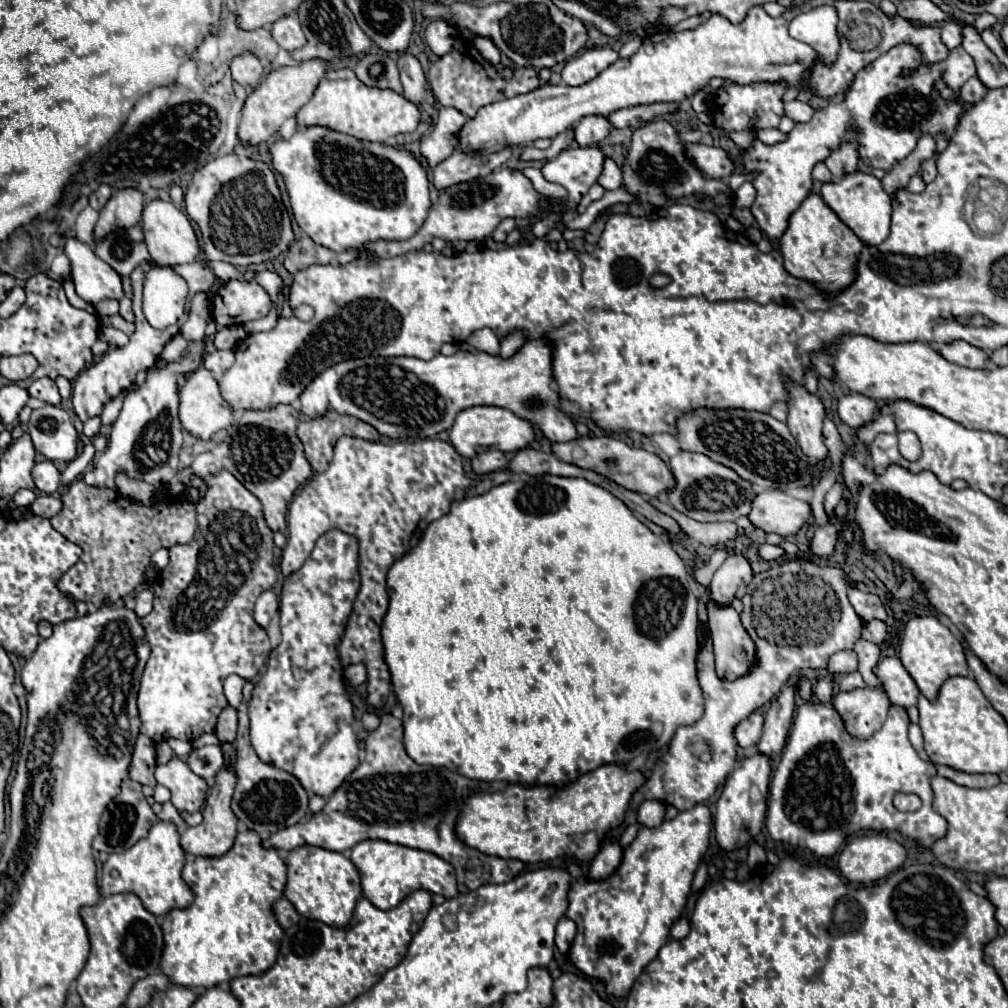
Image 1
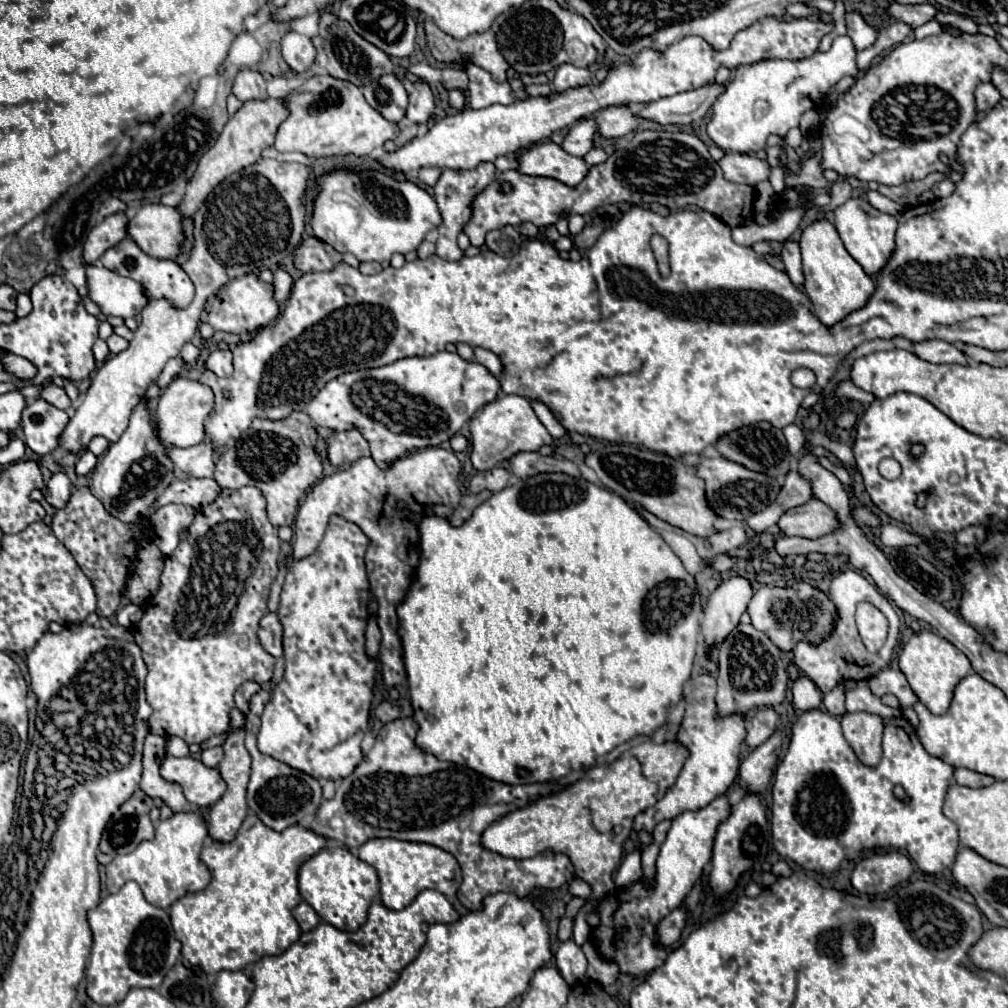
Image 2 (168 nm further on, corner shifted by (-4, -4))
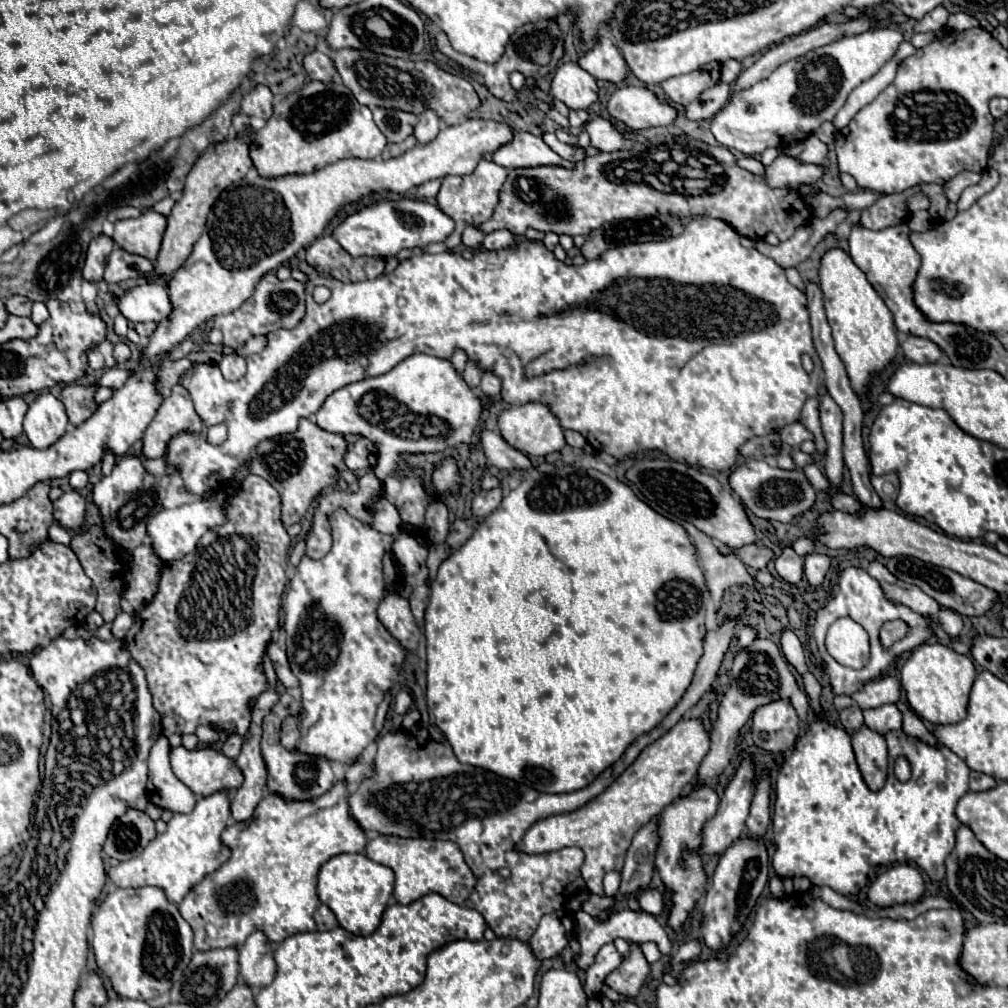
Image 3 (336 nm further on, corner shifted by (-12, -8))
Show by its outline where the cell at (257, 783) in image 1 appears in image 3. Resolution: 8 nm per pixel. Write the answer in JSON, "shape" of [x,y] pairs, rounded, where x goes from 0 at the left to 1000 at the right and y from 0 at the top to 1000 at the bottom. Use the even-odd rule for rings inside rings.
{"shape":[[[281,688],[269,707],[261,713],[261,733],[259,733],[259,747],[265,759],[265,783],[273,789],[279,789],[285,795],[311,795],[322,789],[330,781],[330,765],[328,757],[320,751],[307,751],[295,745],[285,745],[277,739],[277,721],[279,715],[287,707],[297,707],[297,695],[293,695],[287,688]]]}

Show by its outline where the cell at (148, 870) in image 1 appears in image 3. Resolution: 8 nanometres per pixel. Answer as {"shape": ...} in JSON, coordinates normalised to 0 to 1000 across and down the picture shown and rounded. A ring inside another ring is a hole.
{"shape":[[[219,785],[195,795],[193,803],[186,809],[174,807],[172,813],[166,816],[166,824],[156,828],[144,844],[128,854],[118,856],[116,860],[108,862],[108,872],[114,880],[144,880],[152,878],[164,884],[166,892],[174,898],[205,868],[215,864],[225,852],[227,842],[219,838],[219,824],[229,814],[227,805],[227,787]]]}

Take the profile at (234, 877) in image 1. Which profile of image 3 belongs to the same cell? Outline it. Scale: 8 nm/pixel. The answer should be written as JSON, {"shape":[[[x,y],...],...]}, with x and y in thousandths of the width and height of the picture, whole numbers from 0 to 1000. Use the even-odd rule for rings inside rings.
{"shape":[[[334,777],[326,787],[322,787],[322,791],[316,791],[314,795],[301,795],[301,797],[291,795],[291,799],[267,787],[255,799],[249,816],[247,814],[231,816],[221,824],[219,834],[223,840],[229,842],[229,850],[211,868],[203,870],[197,878],[193,878],[178,896],[178,904],[182,912],[189,918],[193,926],[195,943],[239,939],[245,934],[245,930],[253,924],[261,924],[265,930],[265,936],[273,938],[289,928],[314,922],[311,914],[311,906],[316,900],[316,890],[313,884],[316,860],[324,852],[336,846],[356,846],[362,840],[362,826],[348,813],[342,787],[344,787],[342,777]],[[237,828],[239,828],[239,834],[237,834]],[[239,882],[245,882],[245,884],[239,884]],[[239,886],[245,888],[245,896],[239,894]],[[205,918],[209,918],[215,924],[213,930],[205,926]]]}

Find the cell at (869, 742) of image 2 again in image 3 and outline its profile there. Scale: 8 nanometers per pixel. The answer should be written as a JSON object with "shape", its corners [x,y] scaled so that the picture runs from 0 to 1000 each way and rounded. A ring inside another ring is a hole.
{"shape":[[[860,719],[846,725],[846,745],[856,767],[856,773],[864,785],[872,785],[880,773],[880,737],[878,731]]]}

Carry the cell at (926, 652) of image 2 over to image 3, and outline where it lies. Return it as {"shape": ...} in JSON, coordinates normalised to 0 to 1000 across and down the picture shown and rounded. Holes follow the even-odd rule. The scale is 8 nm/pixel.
{"shape":[[[916,638],[906,644],[904,652],[894,664],[894,678],[900,688],[902,701],[916,713],[932,717],[951,717],[959,709],[961,686],[967,676],[969,662],[967,658],[953,648],[934,640],[934,638]]]}

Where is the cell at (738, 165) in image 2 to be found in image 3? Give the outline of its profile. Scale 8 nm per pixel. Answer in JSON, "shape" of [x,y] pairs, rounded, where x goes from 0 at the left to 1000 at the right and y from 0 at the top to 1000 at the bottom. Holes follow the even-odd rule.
{"shape":[[[773,154],[765,164],[759,166],[757,178],[763,186],[781,186],[793,188],[797,182],[809,182],[816,174],[816,168],[811,164],[791,162],[783,154]]]}

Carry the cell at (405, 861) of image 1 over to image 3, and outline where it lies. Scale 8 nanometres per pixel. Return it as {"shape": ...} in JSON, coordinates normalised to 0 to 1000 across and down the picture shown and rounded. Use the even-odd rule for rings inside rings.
{"shape":[[[374,828],[364,836],[362,848],[368,854],[384,858],[392,866],[392,882],[390,890],[398,898],[406,898],[416,894],[426,886],[436,886],[441,892],[459,898],[465,886],[471,880],[471,868],[463,860],[457,842],[449,834],[434,834],[434,832],[398,832],[398,830],[382,830]]]}

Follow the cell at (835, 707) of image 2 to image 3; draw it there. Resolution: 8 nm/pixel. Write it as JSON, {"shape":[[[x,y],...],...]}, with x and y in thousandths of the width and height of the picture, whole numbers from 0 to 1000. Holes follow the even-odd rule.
{"shape":[[[844,699],[844,701],[836,703],[832,707],[832,713],[834,713],[834,717],[840,725],[848,725],[856,719],[856,709],[854,709],[854,703],[850,699]]]}

